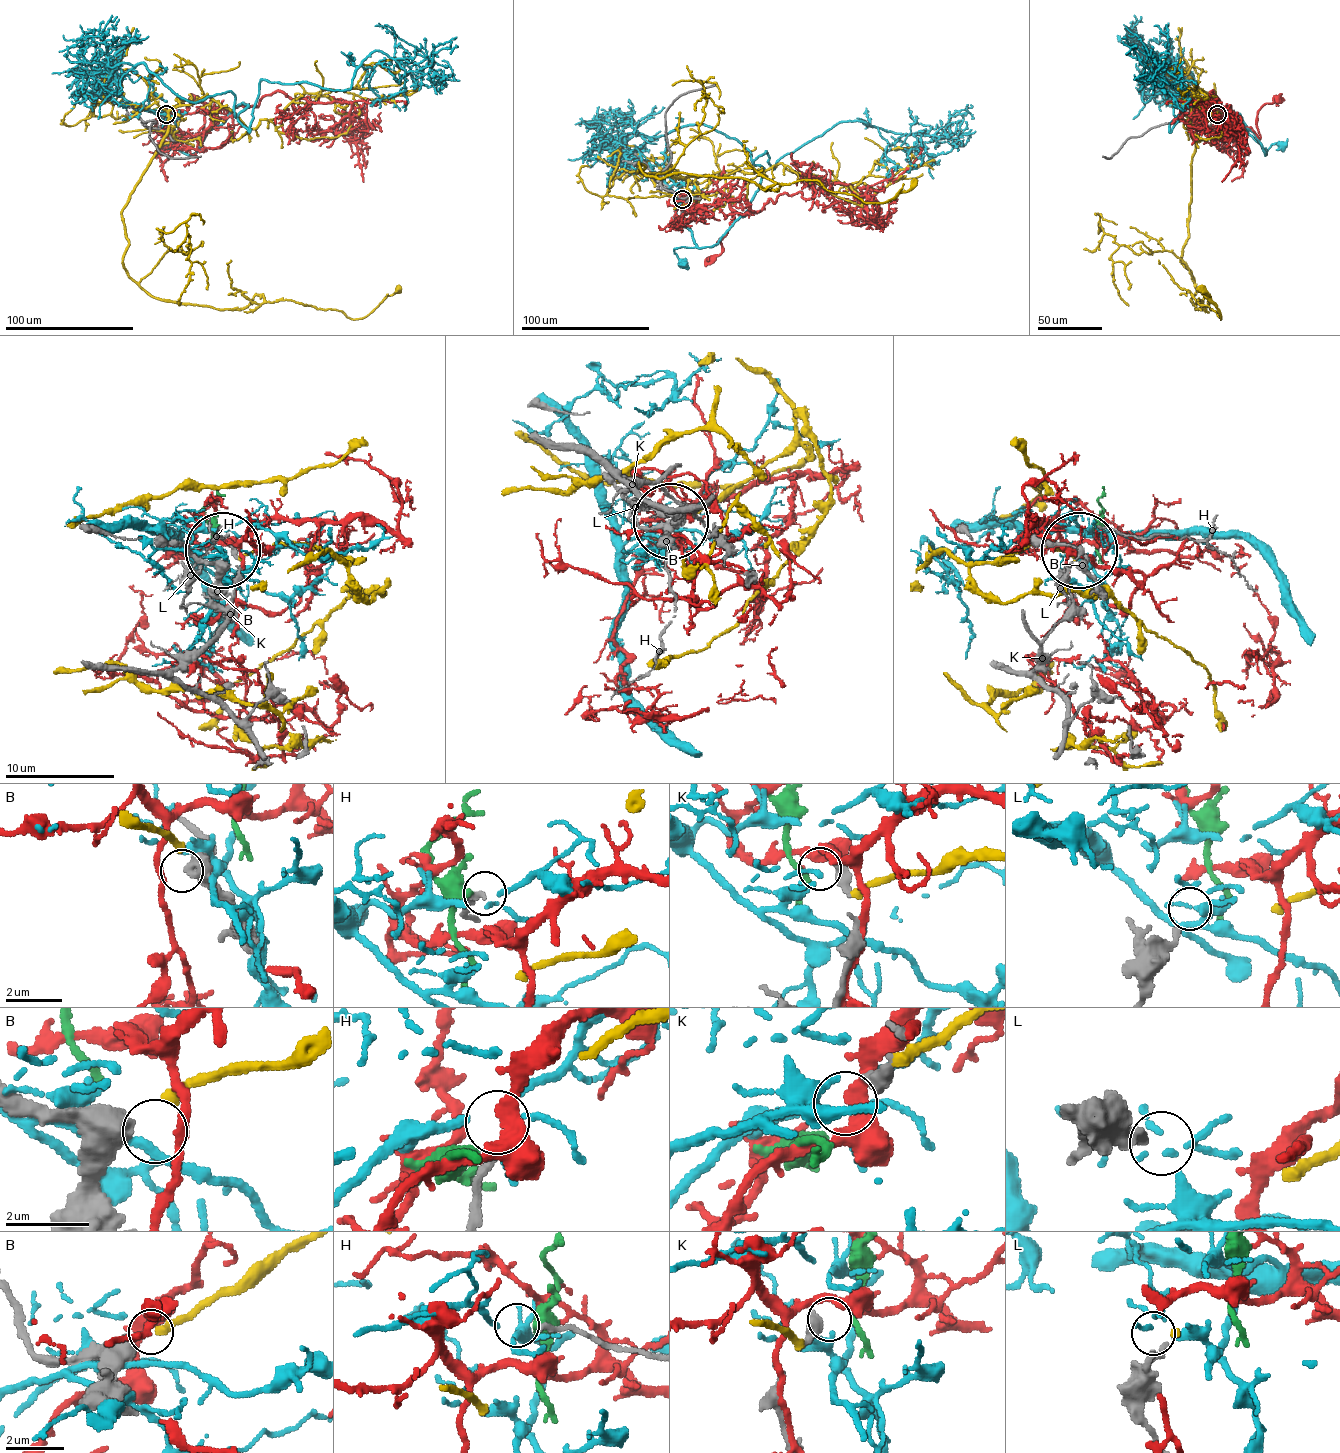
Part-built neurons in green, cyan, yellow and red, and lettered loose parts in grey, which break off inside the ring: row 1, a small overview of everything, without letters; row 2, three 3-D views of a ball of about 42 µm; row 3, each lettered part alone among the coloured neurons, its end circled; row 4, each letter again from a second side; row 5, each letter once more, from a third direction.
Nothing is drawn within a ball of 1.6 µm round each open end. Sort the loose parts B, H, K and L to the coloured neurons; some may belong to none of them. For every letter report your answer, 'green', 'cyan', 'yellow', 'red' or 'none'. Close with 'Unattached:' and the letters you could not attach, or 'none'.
B: yellow
H: none
K: none
L: none
Unattached: H, K, L

